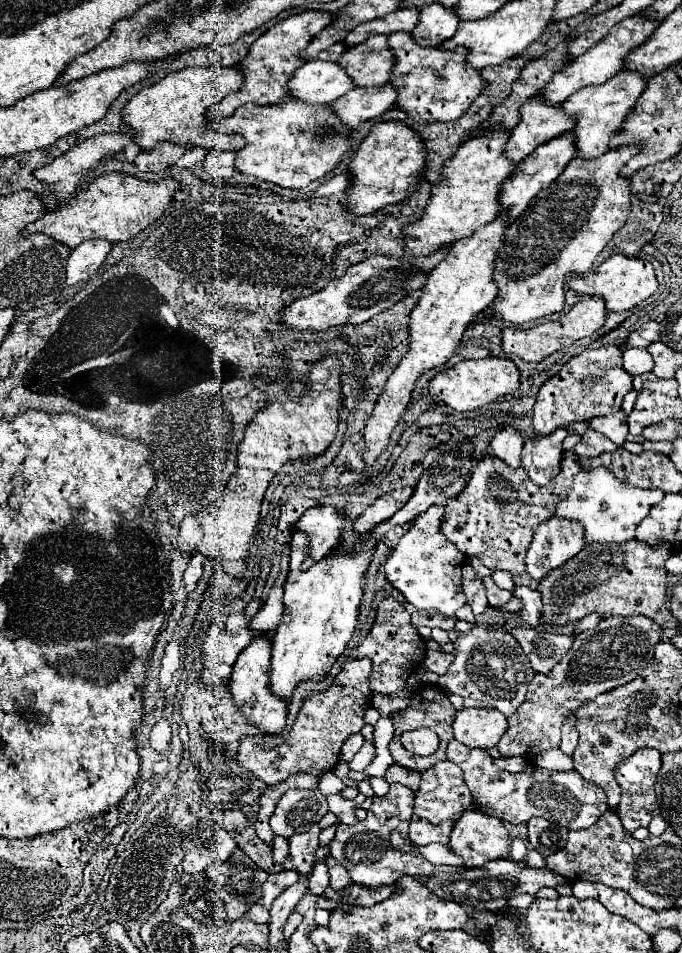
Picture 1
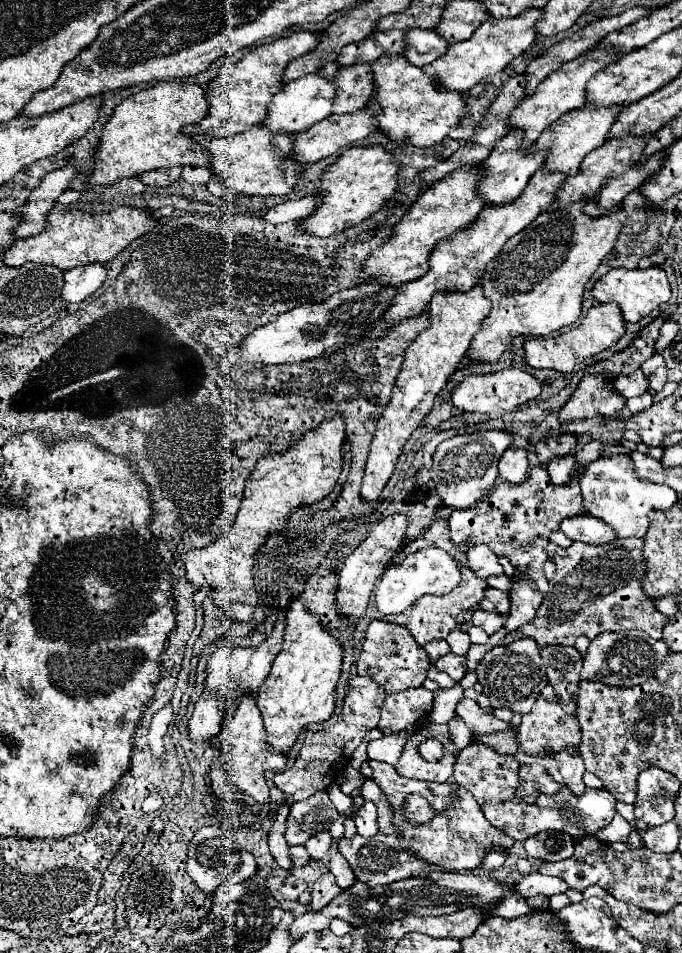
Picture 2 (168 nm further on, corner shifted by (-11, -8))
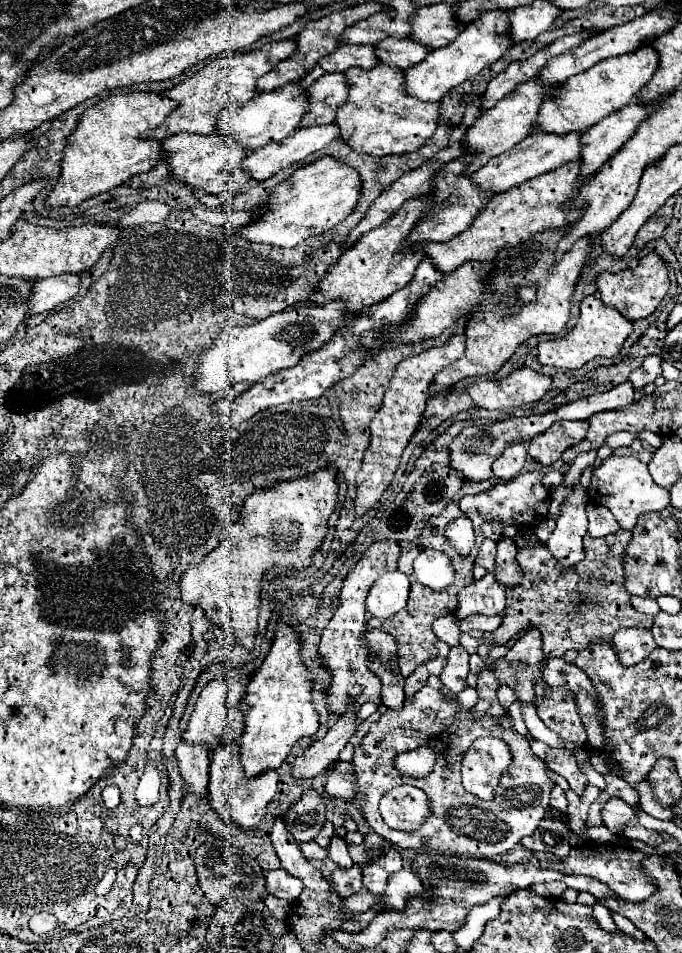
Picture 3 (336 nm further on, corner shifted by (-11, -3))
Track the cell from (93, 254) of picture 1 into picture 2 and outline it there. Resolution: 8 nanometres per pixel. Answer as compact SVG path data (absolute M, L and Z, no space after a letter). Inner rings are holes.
M102 263L66 271L60 297L66 303L80 303L86 297L90 297L104 283L104 279L106 279L106 269Z

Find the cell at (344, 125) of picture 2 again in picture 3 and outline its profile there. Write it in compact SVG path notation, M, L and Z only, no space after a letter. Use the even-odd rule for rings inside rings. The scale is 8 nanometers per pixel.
M334 122L326 126L304 126L280 142L252 150L242 166L254 180L262 182L304 160L306 156L326 148L336 138L340 138L340 128Z

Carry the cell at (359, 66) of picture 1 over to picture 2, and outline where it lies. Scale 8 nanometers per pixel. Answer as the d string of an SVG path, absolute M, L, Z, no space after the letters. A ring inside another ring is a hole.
M360 63L360 65L338 69L334 77L334 87L336 87L336 99L334 99L332 115L354 113L366 107L366 103L372 97L370 65Z

